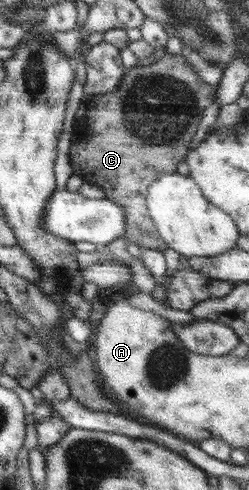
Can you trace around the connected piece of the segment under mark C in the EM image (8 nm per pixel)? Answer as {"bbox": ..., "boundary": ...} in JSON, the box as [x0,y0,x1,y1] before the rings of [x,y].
{"bbox":[69,52,216,252],"boundary":[[[166,52],[161,60],[153,61],[149,66],[137,64],[133,68],[125,69],[124,76],[114,92],[95,95],[86,100],[82,114],[89,118],[89,124],[85,128],[87,136],[72,137],[75,146],[75,150],[69,149],[72,174],[80,176],[83,183],[100,187],[106,200],[111,200],[123,208],[127,222],[123,237],[127,242],[137,244],[142,249],[159,252],[168,248],[168,244],[161,238],[154,222],[148,216],[147,190],[155,179],[177,170],[179,163],[190,151],[190,142],[205,114],[205,109],[213,104],[215,96],[216,86],[203,82],[182,56]]]}

